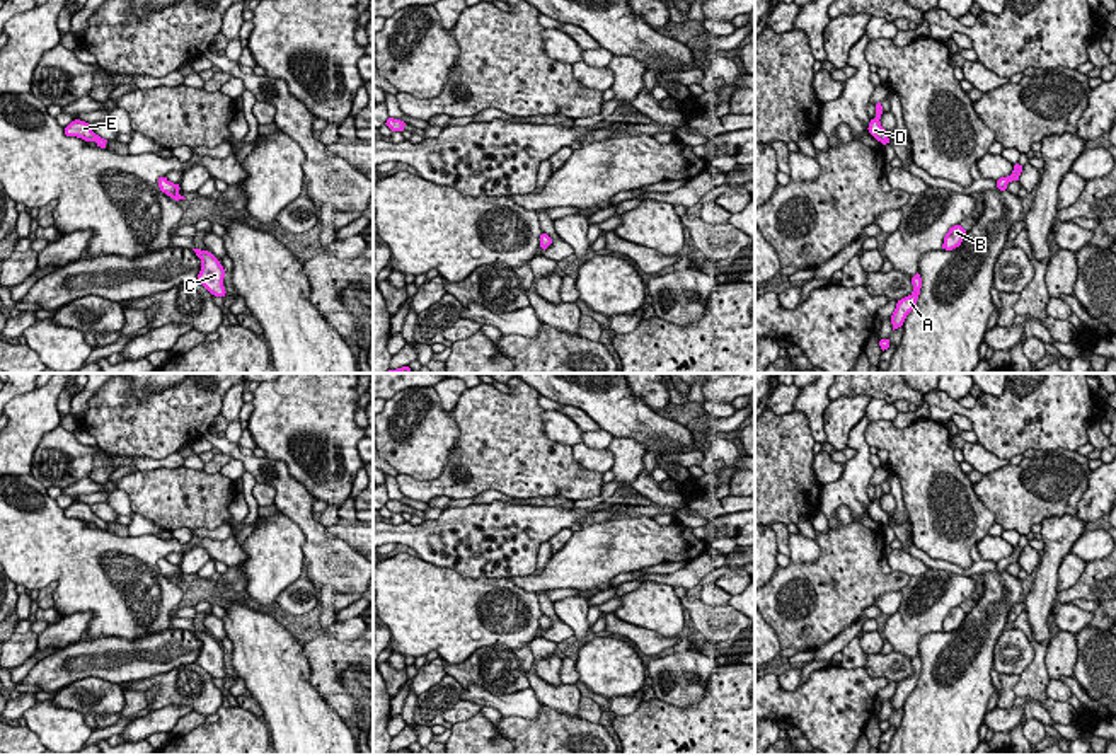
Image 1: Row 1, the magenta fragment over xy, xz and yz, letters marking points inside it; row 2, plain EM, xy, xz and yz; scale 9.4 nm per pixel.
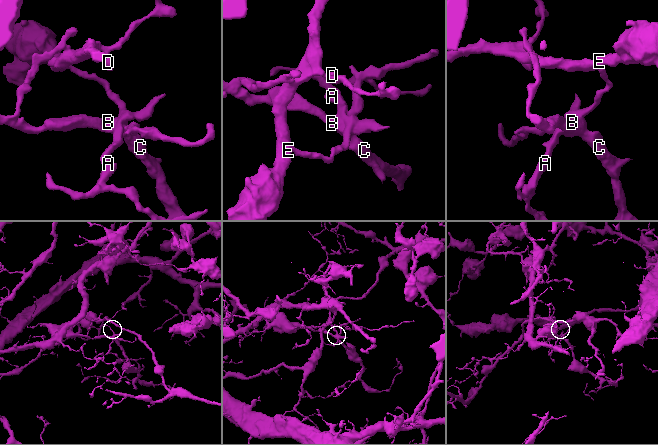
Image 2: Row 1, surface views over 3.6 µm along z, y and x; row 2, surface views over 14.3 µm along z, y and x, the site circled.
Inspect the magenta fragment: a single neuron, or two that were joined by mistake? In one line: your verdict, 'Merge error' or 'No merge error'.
Merge error

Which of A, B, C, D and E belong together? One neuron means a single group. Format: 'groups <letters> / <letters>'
groups A B C / D E

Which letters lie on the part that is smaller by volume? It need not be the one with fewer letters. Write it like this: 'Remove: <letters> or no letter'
Remove: D, E

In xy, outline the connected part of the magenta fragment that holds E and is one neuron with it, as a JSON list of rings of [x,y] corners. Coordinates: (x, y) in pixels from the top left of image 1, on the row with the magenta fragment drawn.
[[[75,119],[65,128],[66,136],[77,136],[85,141],[95,141],[97,147],[106,148],[107,140],[95,135],[89,123]]]

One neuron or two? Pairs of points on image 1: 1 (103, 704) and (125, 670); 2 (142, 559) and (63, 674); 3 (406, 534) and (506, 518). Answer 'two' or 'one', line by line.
1: two
2: two
3: one

